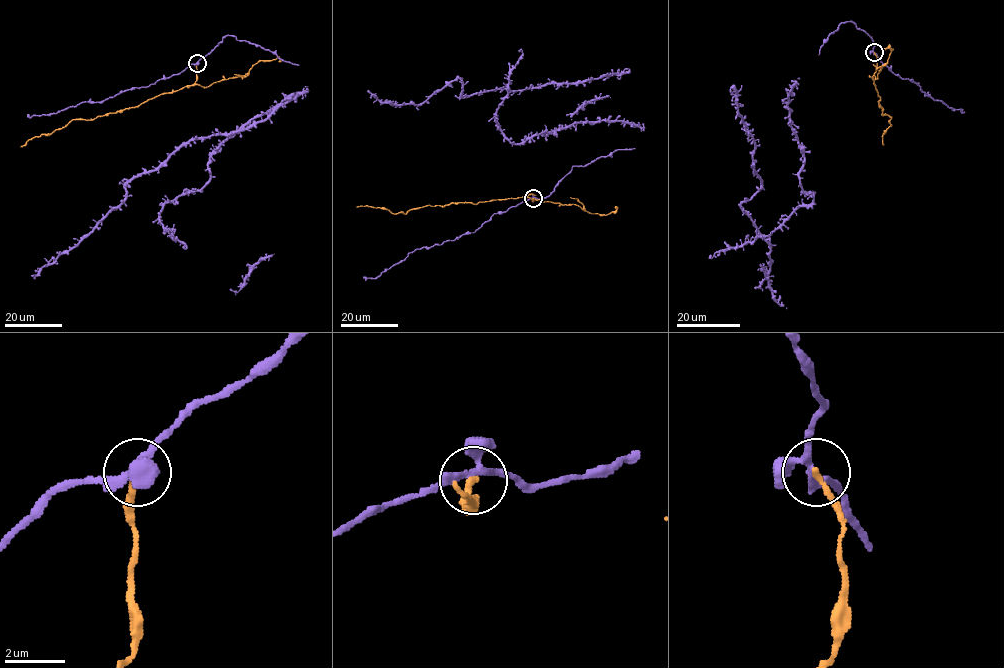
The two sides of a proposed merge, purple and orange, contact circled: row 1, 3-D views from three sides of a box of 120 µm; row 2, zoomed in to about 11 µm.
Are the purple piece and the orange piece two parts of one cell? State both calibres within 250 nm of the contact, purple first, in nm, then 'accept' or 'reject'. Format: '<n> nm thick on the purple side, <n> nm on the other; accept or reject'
240 nm thick on the purple side, 200 nm on the other; reject

